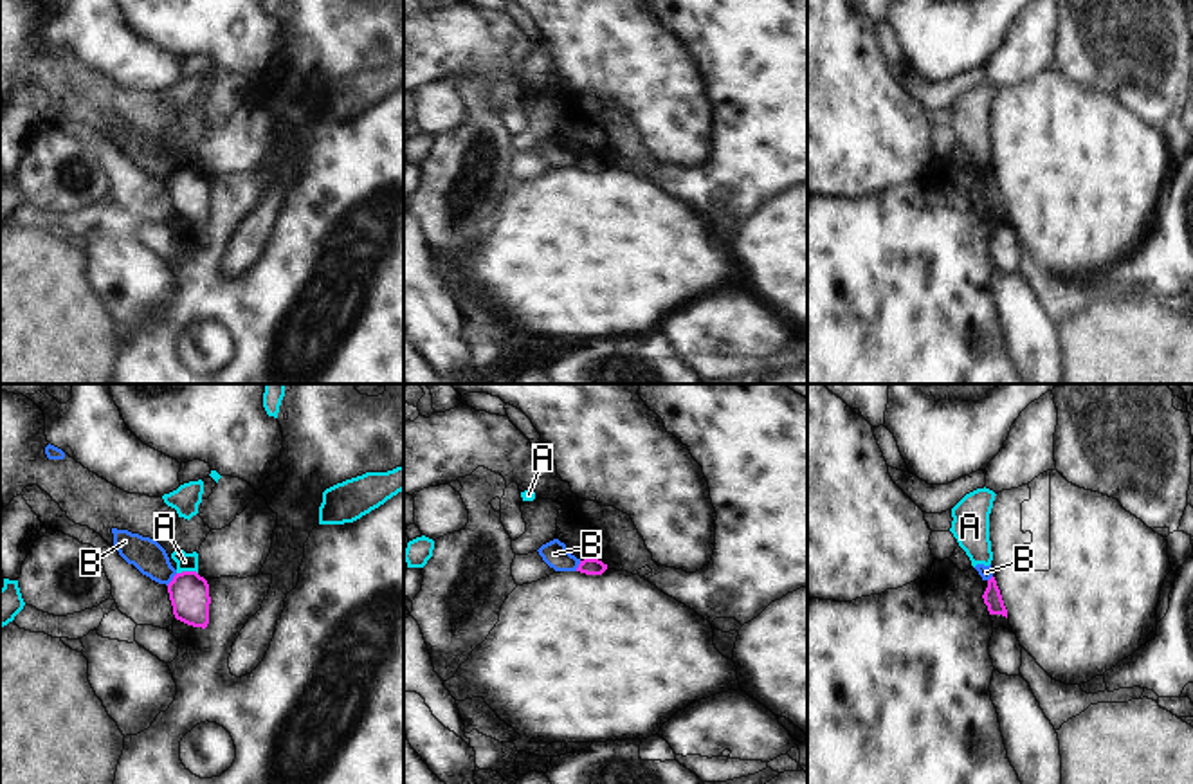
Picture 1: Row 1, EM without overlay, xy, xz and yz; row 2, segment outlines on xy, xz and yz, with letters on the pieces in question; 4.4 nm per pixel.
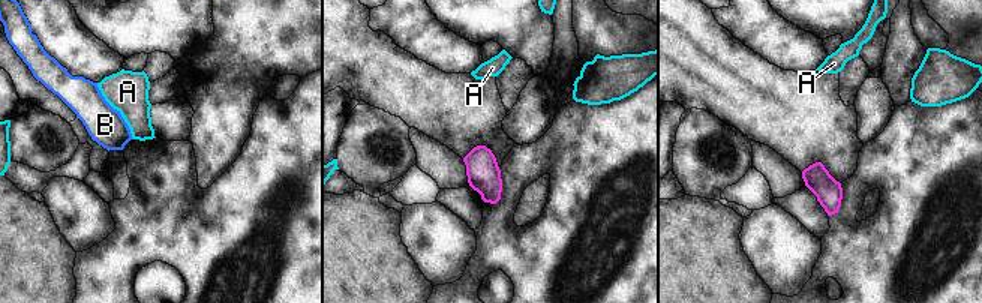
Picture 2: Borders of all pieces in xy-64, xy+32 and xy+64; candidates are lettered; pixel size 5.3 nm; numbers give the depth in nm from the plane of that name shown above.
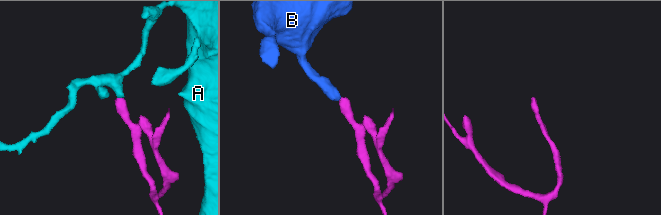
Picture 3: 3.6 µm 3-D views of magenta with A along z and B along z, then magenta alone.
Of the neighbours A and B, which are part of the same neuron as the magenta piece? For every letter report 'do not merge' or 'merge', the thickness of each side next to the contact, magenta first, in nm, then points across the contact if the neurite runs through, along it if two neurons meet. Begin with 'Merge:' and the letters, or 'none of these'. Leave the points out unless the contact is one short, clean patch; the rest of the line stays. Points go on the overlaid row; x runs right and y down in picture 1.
Merge: none of these
A: do not merge | 180/80 nm | along xy (197, 572), (177, 574)
B: do not merge | 180/150 nm | along xy (177, 574), (166, 584)

